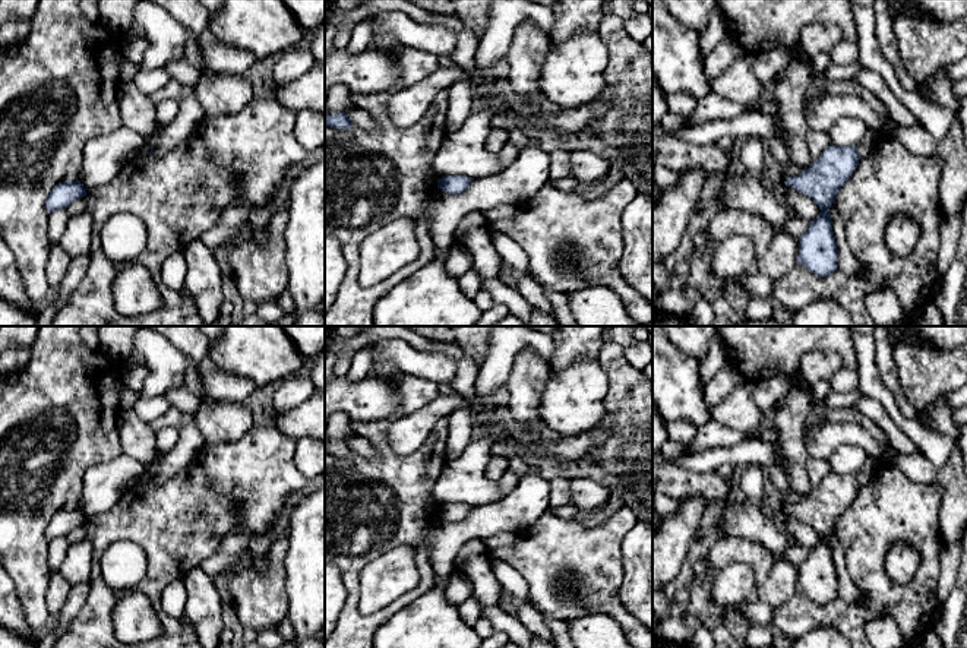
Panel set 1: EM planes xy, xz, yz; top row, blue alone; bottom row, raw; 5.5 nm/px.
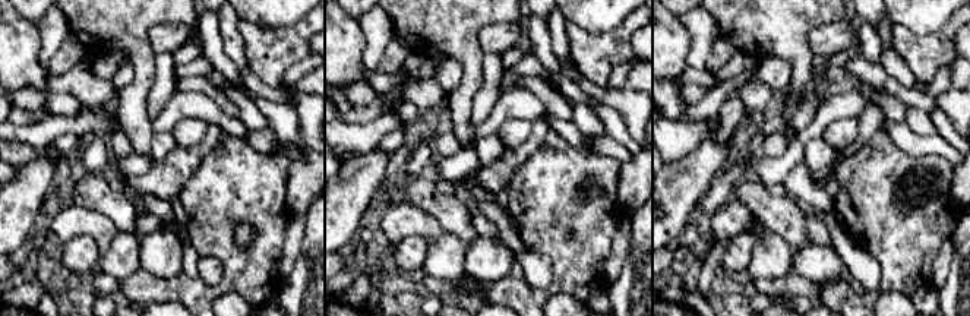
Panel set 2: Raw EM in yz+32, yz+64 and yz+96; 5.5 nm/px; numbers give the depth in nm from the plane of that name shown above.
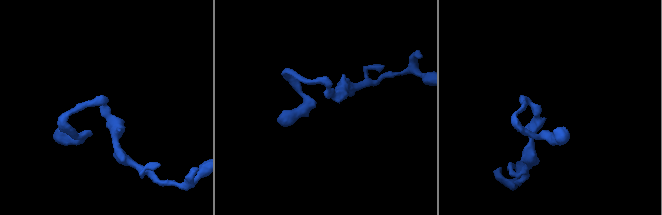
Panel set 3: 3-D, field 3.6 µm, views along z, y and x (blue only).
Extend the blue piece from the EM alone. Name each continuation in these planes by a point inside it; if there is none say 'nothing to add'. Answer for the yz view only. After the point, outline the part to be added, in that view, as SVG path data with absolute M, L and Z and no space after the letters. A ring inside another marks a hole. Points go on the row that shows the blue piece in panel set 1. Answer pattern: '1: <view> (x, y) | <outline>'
1: yz (863, 148) | M868 127L868 130L866 130L863 139L862 139L862 142L857 145L857 151L859 151L860 157L865 157L865 155L869 154L873 142L875 142L875 137L876 136L875 136L873 129Z

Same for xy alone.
1: xy (190, 113) | M195 95L181 97L177 117L151 140L149 146L157 155L167 155L189 137L203 117L205 113Z

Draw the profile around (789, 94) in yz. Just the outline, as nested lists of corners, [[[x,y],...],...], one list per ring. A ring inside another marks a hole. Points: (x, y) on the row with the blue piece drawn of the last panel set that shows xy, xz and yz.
[[[803,57],[794,59],[787,70],[787,78],[774,86],[774,98],[778,104],[775,118],[787,133],[789,158],[805,171],[812,165],[806,143],[809,126],[803,114],[803,101],[812,72]]]

